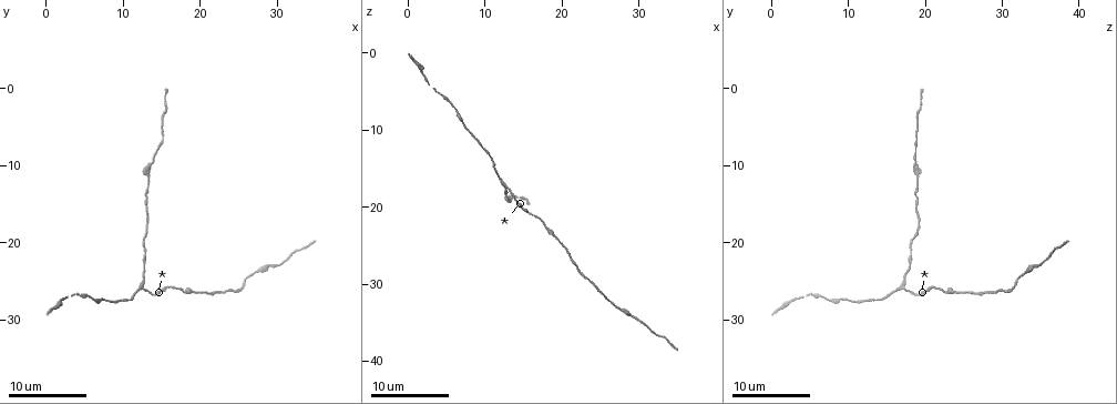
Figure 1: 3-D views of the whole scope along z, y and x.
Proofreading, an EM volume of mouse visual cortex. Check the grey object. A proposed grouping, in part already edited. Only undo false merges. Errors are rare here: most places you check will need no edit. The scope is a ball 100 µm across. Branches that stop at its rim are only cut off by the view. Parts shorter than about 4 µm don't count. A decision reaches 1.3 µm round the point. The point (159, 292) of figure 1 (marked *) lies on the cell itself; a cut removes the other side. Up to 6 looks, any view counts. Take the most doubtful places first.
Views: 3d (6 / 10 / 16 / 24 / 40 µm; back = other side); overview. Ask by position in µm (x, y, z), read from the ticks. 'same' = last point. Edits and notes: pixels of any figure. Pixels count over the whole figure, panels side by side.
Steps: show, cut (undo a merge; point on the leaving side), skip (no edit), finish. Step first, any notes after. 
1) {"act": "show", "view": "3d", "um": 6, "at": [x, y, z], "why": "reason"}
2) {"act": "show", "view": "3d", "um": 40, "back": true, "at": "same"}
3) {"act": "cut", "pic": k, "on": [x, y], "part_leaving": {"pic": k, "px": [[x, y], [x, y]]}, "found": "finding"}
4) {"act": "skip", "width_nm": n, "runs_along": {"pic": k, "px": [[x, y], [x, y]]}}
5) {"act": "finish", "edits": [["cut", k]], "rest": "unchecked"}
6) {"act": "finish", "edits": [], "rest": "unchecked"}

{"act": "show", "view": "3d", "um": 10, "at": [12.5, 25.5, 17.5], "why": "three arms meet"}

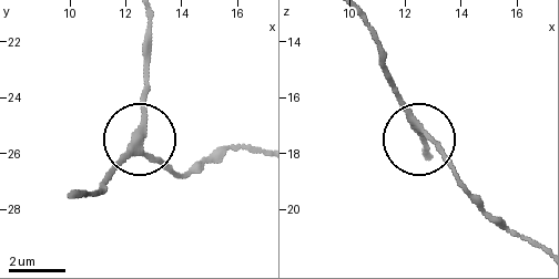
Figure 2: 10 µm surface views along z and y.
{"act": "show", "view": "3d", "um": 10, "back": true, "at": [12.4, 25.3, 17.2], "why": "other side"}

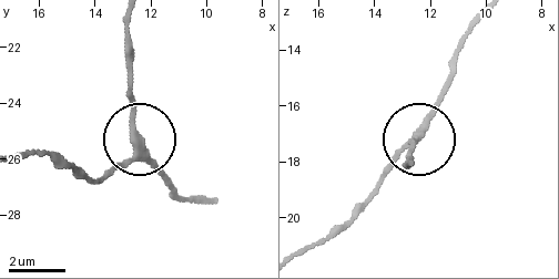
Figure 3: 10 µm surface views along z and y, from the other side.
{"act": "skip", "side_arm_um": 23, "runs_along": {"pic": 3, "px": [[359, 203], [419, 138], [448, 86]]}, "found": "one cell here"}

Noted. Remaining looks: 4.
{"act": "show", "view": "3d", "um": 16, "at": [13.5, 9.5, 19.0], "why": "thick turns thin"}

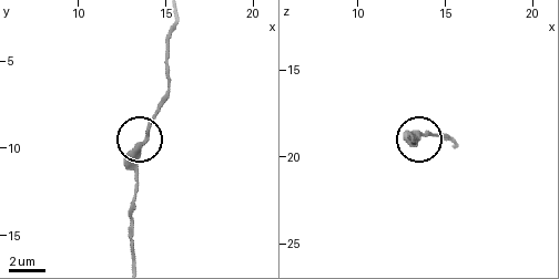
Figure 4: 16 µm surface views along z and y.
{"act": "skip", "width_nm": 320, "runs_along": {"pic": 4, "px": [[132, 257], [136, 150], [151, 119], [165, 102]]}, "found": "one cell here"}

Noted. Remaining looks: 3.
{"act": "show", "view": "3d", "um": 10, "at": [29.0, 23.5, 34.5], "why": "sudden change in width"}

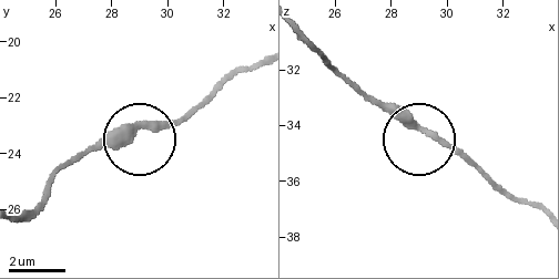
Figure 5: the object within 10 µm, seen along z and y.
{"act": "skip", "runs_along": {"pic": 5, "px": [[302, 37], [338, 73], [479, 171]]}, "found": "one cell here"}

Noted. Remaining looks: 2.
{"act": "finish", "edits": [], "rest": "unchecked"}

